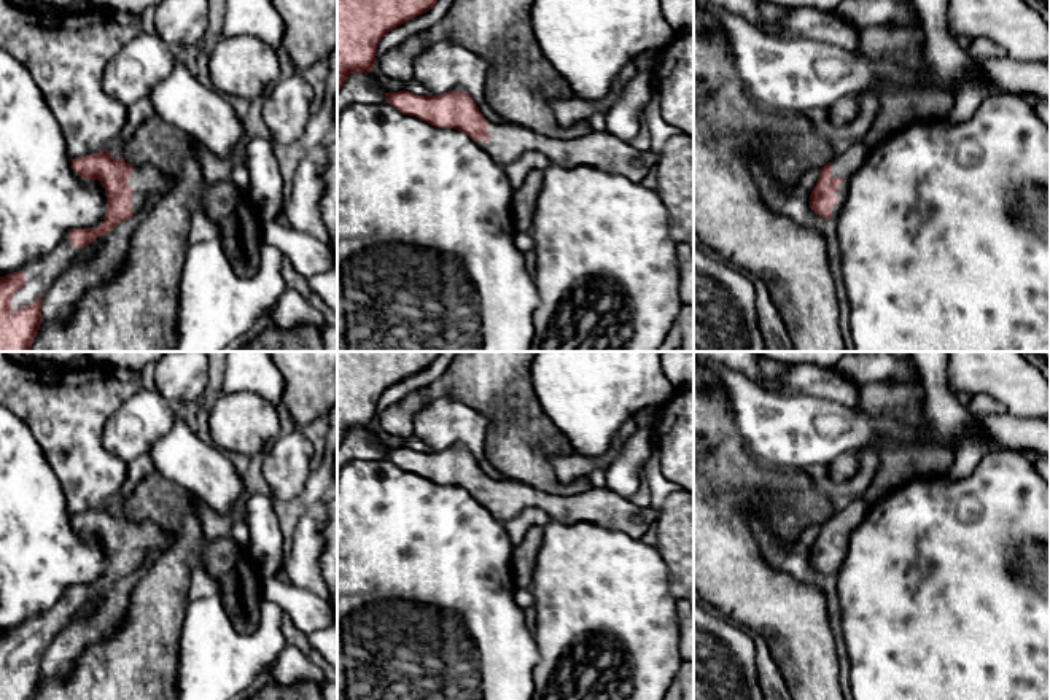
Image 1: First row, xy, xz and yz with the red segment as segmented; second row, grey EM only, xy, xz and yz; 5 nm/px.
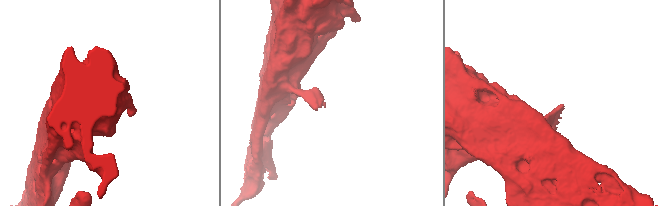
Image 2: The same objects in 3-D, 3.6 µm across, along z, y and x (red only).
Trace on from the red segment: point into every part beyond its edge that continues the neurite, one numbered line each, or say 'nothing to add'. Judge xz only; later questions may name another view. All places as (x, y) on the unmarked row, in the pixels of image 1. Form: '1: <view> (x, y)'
1: xz (508, 498)

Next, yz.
1: yz (843, 522)

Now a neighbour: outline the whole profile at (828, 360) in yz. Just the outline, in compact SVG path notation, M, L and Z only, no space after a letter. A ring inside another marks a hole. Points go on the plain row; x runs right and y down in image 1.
M759 352L762 358L784 364L813 364L835 369L846 352Z

